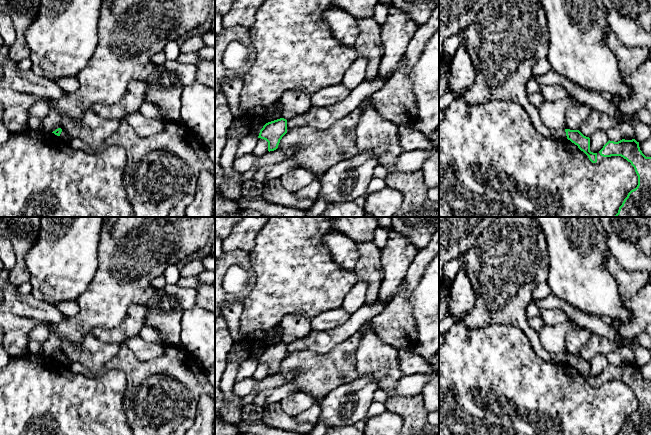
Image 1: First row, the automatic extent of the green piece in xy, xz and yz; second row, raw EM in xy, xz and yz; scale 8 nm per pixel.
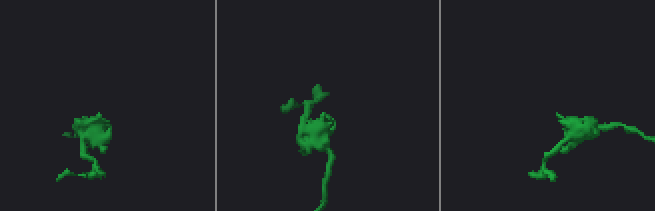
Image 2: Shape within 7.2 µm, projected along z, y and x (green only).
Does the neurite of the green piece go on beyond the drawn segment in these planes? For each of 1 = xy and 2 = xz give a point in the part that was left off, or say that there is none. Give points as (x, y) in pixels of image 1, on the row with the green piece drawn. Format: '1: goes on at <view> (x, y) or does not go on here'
1: does not go on here
2: does not go on here

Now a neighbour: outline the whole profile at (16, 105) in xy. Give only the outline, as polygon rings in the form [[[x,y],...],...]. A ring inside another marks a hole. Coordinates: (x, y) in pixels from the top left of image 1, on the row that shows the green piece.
[[[0,88],[0,103],[4,107],[3,123],[11,134],[26,130],[28,124],[29,109],[32,105],[43,100],[50,108],[52,101],[32,95],[23,94],[10,89]]]

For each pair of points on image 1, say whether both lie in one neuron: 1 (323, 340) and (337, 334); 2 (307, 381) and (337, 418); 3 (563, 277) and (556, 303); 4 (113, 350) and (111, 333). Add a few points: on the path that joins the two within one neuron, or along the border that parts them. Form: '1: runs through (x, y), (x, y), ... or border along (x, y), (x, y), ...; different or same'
1: runs through (326, 340), (334, 336); same
2: border along (340, 385), (333, 388), (321, 399); different
3: border along (551, 293), (577, 309); different
4: border along (90, 333), (102, 341), (119, 344); different

